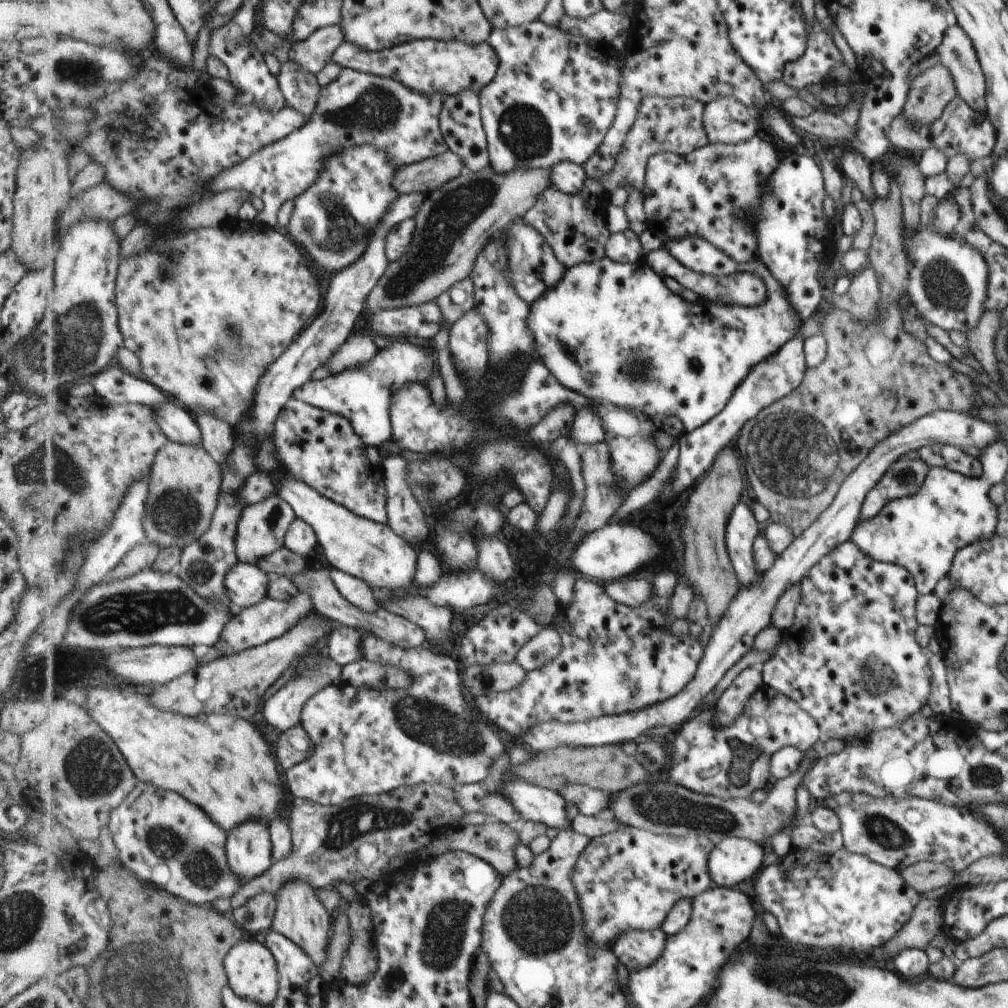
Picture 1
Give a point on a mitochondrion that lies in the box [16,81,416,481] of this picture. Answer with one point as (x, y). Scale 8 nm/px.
(81, 328)

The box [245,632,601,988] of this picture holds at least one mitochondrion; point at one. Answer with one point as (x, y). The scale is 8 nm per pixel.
(539, 921)

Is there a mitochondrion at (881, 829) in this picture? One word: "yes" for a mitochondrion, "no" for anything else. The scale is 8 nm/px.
yes

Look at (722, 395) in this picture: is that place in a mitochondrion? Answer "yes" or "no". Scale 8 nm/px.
no

